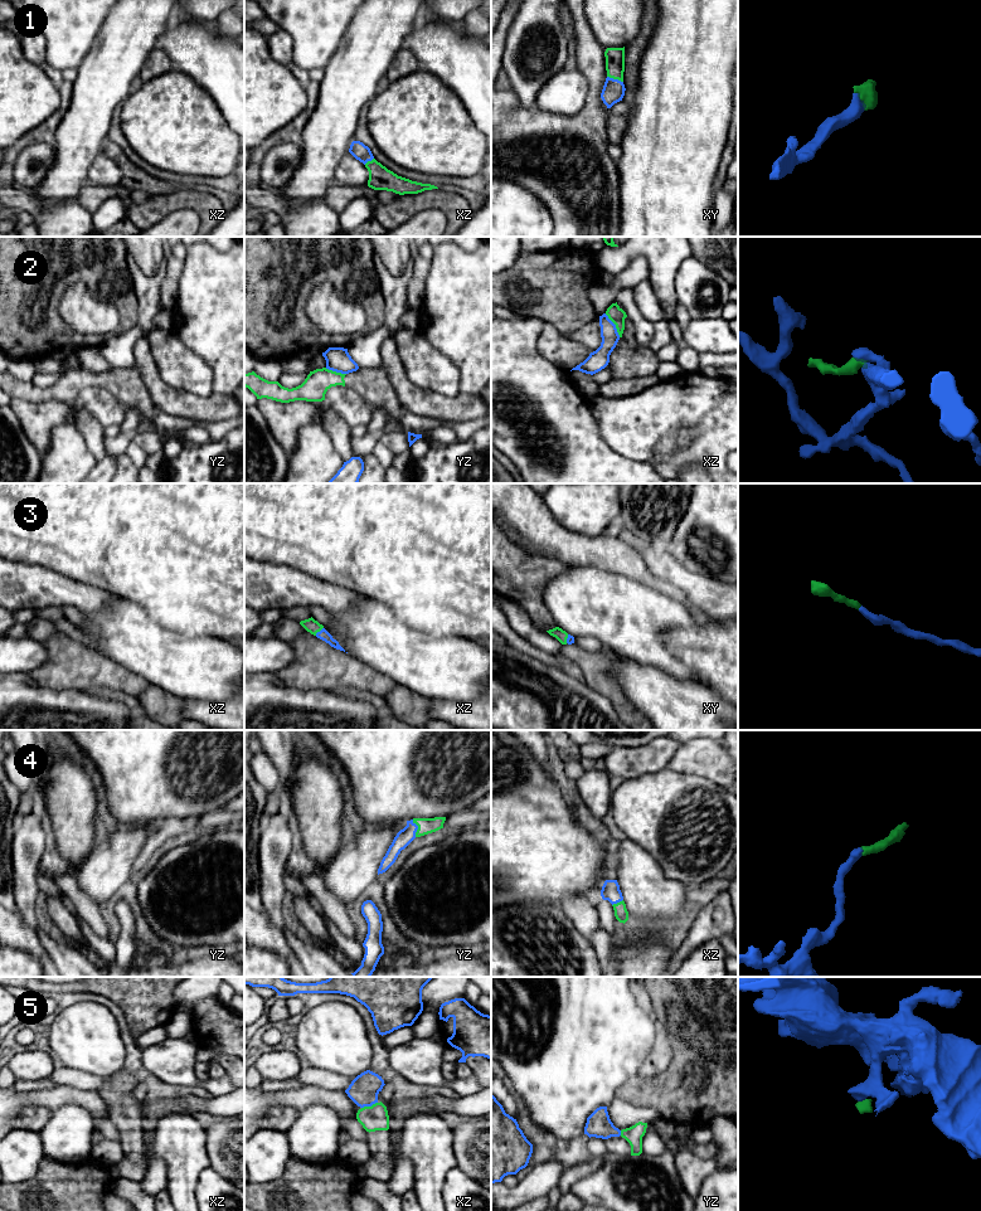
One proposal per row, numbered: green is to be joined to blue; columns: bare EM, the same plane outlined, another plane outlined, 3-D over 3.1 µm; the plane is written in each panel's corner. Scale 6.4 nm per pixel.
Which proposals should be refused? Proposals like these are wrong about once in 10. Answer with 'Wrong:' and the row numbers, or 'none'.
Wrong: 2

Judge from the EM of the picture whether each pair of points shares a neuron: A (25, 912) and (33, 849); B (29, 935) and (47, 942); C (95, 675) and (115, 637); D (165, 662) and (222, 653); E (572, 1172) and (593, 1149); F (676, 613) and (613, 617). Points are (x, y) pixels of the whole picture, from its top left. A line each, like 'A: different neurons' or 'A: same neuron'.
A: same neuron
B: different neurons
C: different neurons
D: same neuron
E: different neurons
F: same neuron

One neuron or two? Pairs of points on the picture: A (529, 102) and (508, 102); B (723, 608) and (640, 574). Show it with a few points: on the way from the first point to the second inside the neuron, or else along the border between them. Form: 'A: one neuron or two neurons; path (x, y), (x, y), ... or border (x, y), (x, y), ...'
A: two neurons; border (511, 90), (523, 106), (528, 108), (534, 107)
B: two neurons; border (655, 578), (676, 587), (686, 603), (702, 613)

